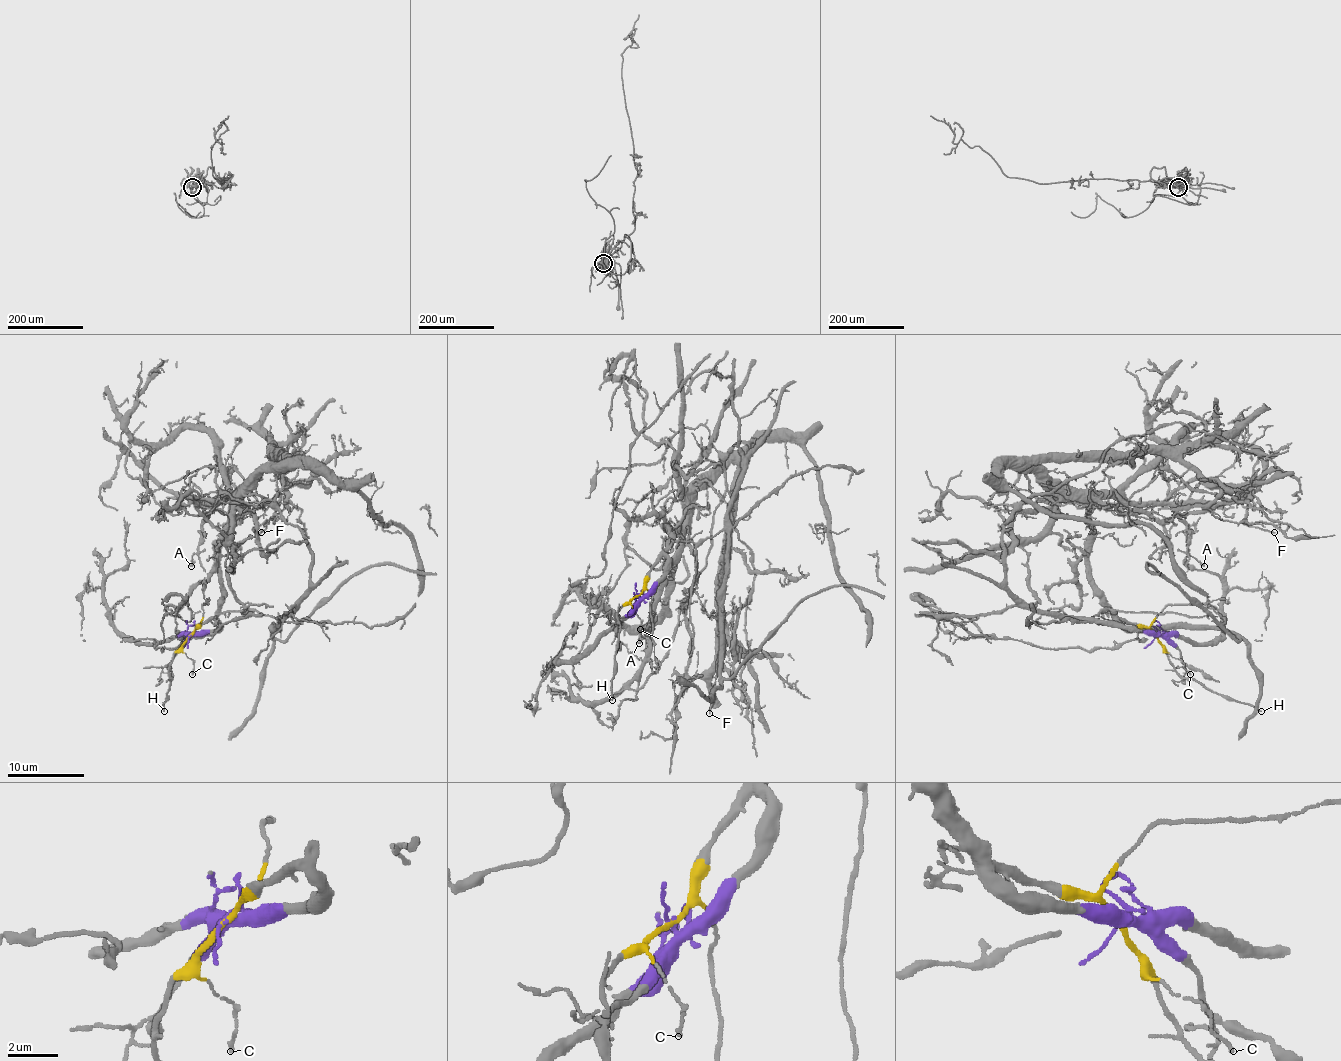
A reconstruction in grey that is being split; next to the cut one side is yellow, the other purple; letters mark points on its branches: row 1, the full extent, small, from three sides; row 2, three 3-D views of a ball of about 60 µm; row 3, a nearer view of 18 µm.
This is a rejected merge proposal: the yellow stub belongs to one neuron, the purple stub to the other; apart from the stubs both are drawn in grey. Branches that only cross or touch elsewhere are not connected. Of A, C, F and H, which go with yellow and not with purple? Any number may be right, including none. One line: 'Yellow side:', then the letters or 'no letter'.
Yellow side: C, H

